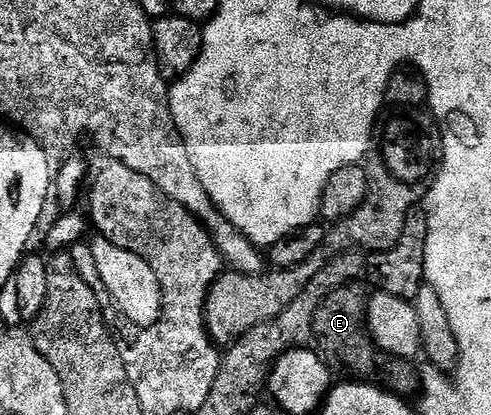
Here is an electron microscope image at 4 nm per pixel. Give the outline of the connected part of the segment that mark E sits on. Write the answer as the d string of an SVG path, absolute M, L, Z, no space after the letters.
M361 282L345 284L339 290L327 294L323 302L319 302L319 310L315 310L315 322L313 323L313 340L318 353L334 369L346 372L346 377L356 378L358 381L366 384L376 384L378 388L385 389L386 392L392 392L393 395L402 398L413 398L418 395L421 387L421 373L408 360L401 359L400 356L390 356L389 353L381 351L378 348L372 336L369 335L369 326L365 323L365 312L369 308L370 293L365 292L366 285Z

